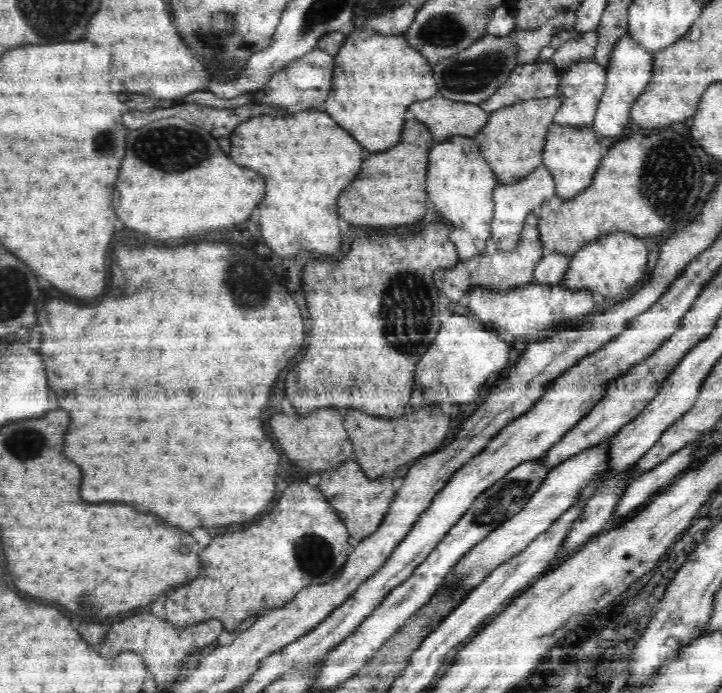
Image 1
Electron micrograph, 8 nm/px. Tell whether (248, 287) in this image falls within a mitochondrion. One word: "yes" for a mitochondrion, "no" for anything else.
yes

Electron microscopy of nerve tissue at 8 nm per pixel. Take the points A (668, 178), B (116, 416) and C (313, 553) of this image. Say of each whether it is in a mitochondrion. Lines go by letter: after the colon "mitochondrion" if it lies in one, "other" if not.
A: mitochondrion
B: other
C: mitochondrion

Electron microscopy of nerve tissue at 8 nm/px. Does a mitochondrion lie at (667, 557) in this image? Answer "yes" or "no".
no

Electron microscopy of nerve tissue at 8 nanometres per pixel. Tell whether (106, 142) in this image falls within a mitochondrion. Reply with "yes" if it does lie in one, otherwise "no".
yes

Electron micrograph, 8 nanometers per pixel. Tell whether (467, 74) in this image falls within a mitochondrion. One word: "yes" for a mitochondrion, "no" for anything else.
yes

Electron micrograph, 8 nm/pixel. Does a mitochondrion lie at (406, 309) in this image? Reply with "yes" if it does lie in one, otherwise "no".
yes

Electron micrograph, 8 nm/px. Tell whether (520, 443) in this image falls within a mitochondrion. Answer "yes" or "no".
no

